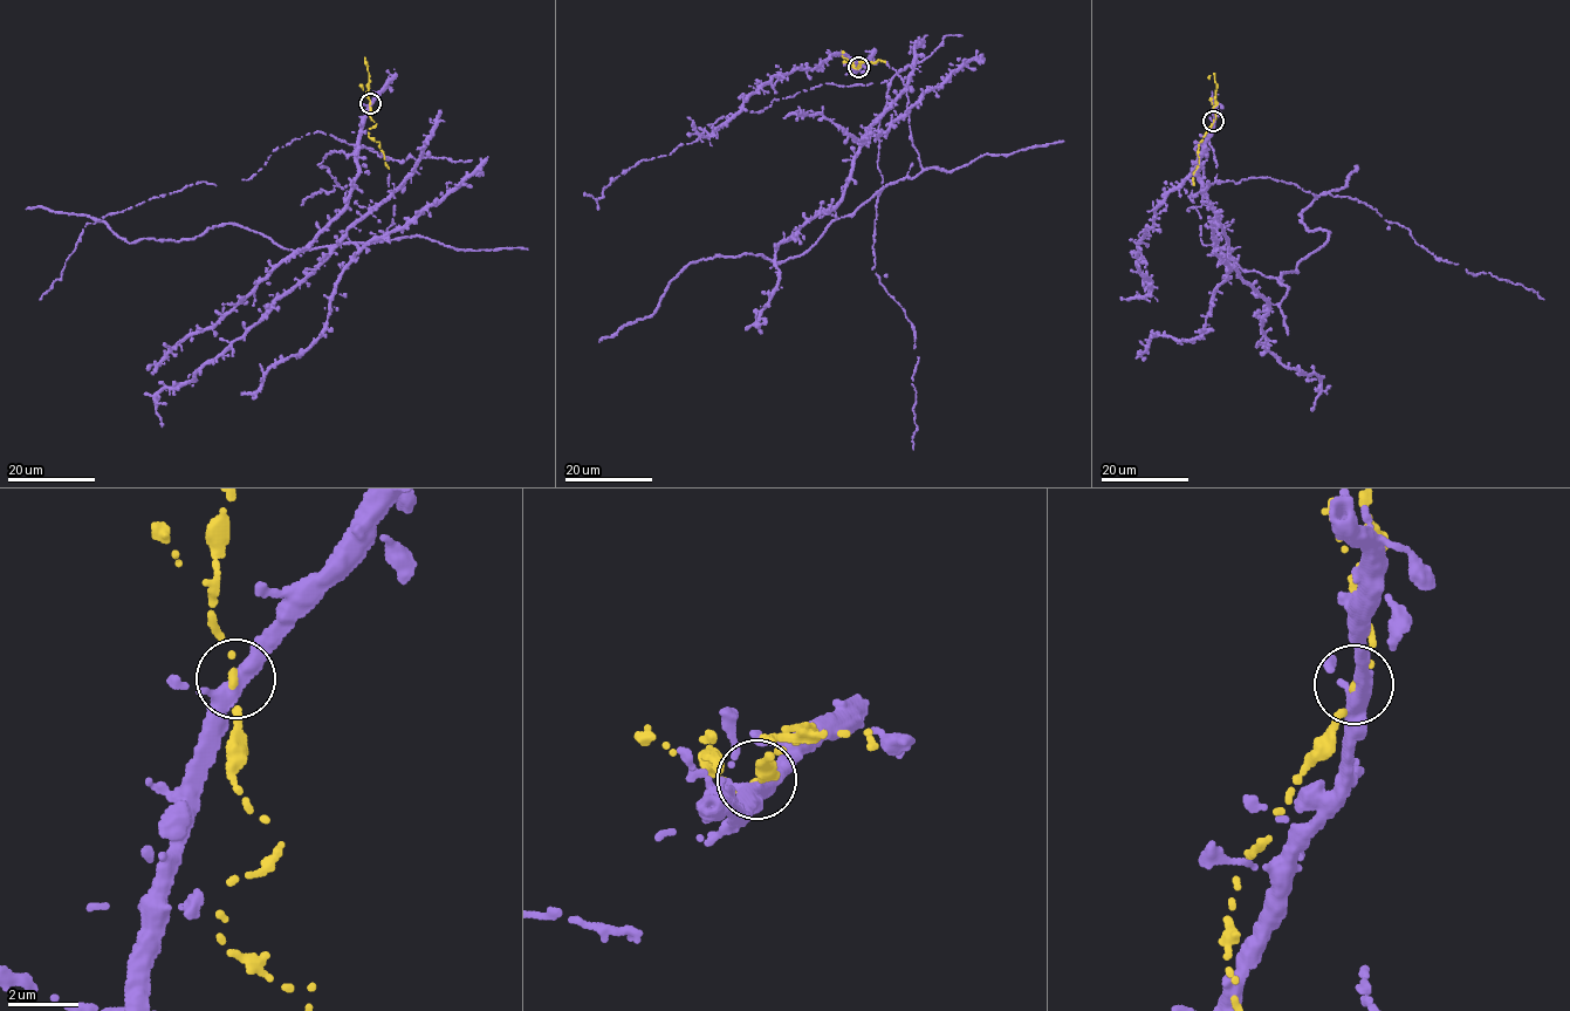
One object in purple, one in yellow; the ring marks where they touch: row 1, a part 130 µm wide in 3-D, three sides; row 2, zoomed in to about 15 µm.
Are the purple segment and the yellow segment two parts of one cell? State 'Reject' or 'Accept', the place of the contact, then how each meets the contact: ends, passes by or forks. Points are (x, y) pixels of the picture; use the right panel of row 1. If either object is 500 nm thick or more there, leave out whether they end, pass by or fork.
Accept. Place: (1213, 121). At the ring purple passes by. At the ring yellow ends

